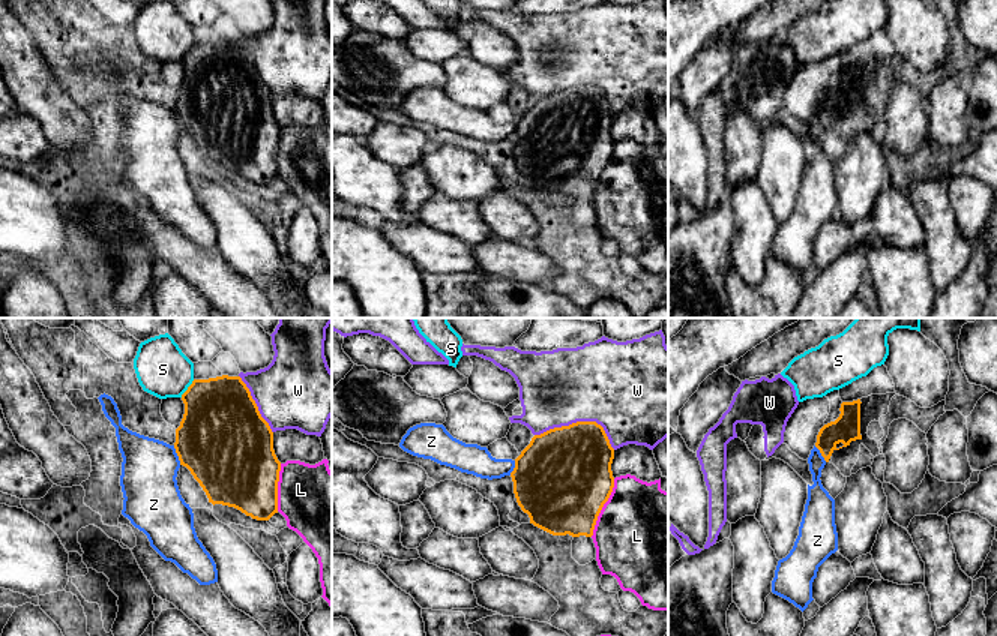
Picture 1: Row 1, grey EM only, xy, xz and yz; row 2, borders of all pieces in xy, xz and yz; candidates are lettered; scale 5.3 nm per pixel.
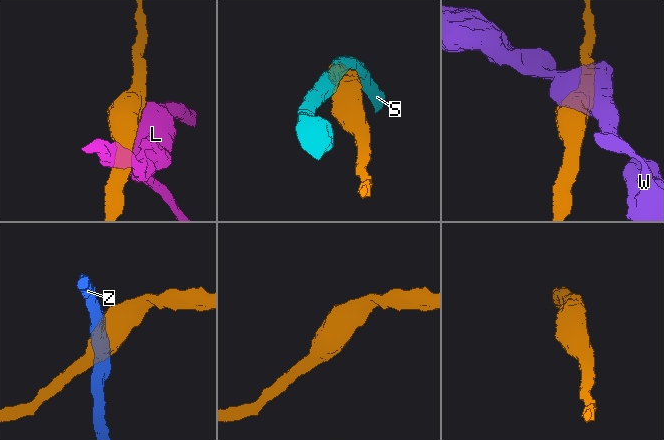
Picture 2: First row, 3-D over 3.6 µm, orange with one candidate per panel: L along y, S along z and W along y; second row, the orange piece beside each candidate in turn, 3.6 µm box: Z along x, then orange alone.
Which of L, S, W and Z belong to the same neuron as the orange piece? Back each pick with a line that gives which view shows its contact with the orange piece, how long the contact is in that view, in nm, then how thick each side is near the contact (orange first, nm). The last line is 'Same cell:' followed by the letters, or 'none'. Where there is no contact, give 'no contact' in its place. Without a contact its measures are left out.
Same cell: none

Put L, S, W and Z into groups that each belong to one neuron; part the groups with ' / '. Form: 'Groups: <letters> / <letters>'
Groups: L / S / W / Z

